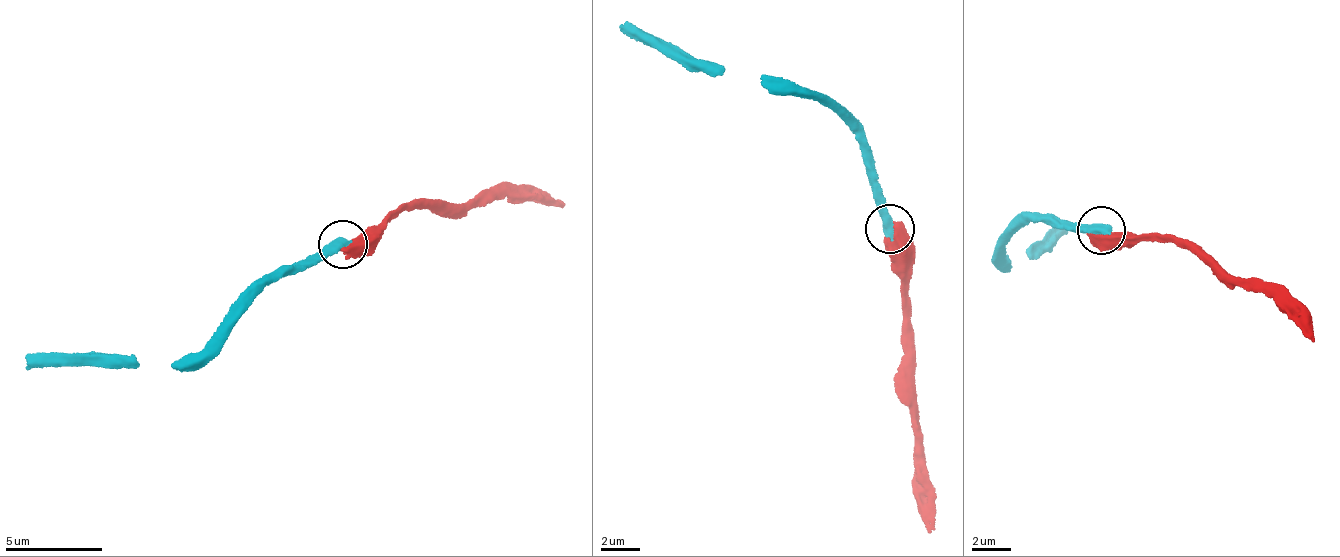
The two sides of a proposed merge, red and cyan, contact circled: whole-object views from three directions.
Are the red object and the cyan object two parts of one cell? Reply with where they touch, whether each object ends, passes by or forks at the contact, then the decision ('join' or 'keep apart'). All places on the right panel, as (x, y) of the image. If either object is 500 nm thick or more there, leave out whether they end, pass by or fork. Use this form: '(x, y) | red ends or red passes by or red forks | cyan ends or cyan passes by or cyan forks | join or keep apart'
(1101, 230) | keep apart

